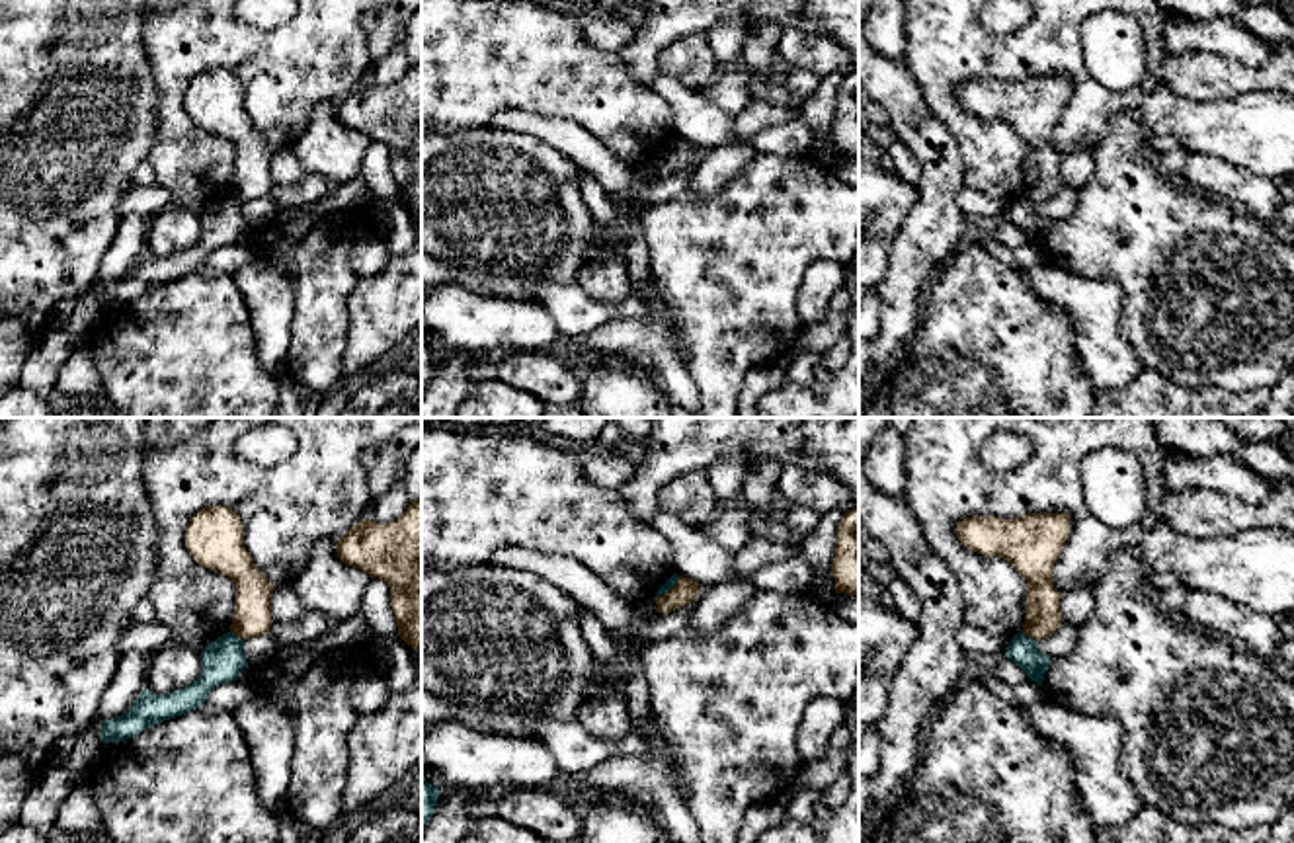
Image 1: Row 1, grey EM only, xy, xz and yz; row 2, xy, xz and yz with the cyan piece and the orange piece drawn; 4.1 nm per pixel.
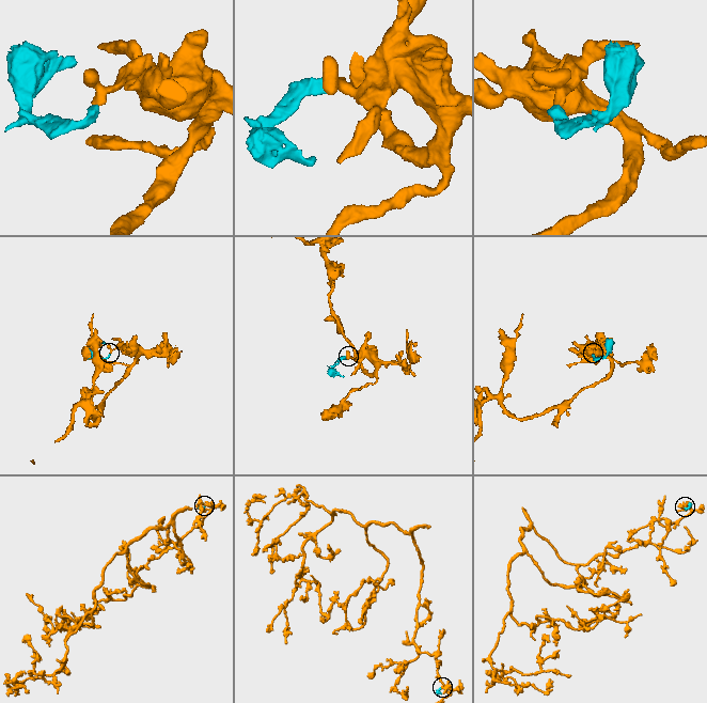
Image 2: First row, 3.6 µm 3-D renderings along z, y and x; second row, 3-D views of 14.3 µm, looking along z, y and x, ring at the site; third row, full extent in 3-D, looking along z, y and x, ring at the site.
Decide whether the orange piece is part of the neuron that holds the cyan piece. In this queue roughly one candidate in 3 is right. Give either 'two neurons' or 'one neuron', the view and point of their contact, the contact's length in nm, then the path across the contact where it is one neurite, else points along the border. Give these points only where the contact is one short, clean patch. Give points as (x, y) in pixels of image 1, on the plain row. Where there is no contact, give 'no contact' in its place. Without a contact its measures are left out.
two neurons; contact yz (1029, 200); length 80 nm; border yz (1021, 194), (1035, 203)

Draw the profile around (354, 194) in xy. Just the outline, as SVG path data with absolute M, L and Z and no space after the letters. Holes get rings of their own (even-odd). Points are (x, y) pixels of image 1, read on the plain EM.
M355 178L336 189L326 191L320 199L306 207L277 209L277 213L303 211L308 215L330 215L340 211L351 211L357 207L371 205L375 201L371 189L361 178Z

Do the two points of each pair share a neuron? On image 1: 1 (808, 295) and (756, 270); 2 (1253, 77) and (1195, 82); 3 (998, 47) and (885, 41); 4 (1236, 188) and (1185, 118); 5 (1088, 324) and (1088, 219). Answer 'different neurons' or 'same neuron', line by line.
1: different neurons
2: same neuron
3: different neurons
4: different neurons
5: different neurons

